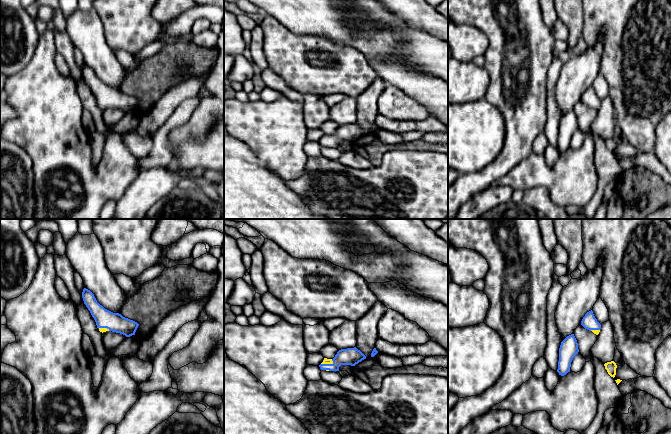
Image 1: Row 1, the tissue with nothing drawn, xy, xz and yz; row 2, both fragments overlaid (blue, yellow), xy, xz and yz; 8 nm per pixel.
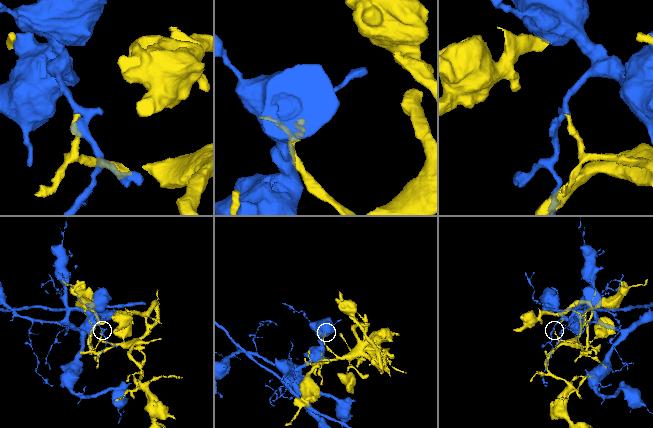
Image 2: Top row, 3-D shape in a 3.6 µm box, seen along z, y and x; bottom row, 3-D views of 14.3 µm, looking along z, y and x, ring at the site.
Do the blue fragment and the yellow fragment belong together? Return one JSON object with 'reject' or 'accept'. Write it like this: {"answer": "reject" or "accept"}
{"answer": "accept"}

